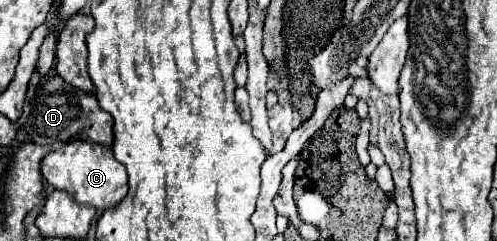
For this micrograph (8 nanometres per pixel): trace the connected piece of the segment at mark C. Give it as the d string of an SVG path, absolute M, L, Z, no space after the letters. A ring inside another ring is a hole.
M74 139L70 143L64 143L60 149L50 151L48 157L42 159L40 173L54 189L64 189L78 203L92 205L94 209L102 209L102 211L106 211L112 205L118 205L128 193L128 175L124 165L120 165L114 159L110 147L92 141Z

